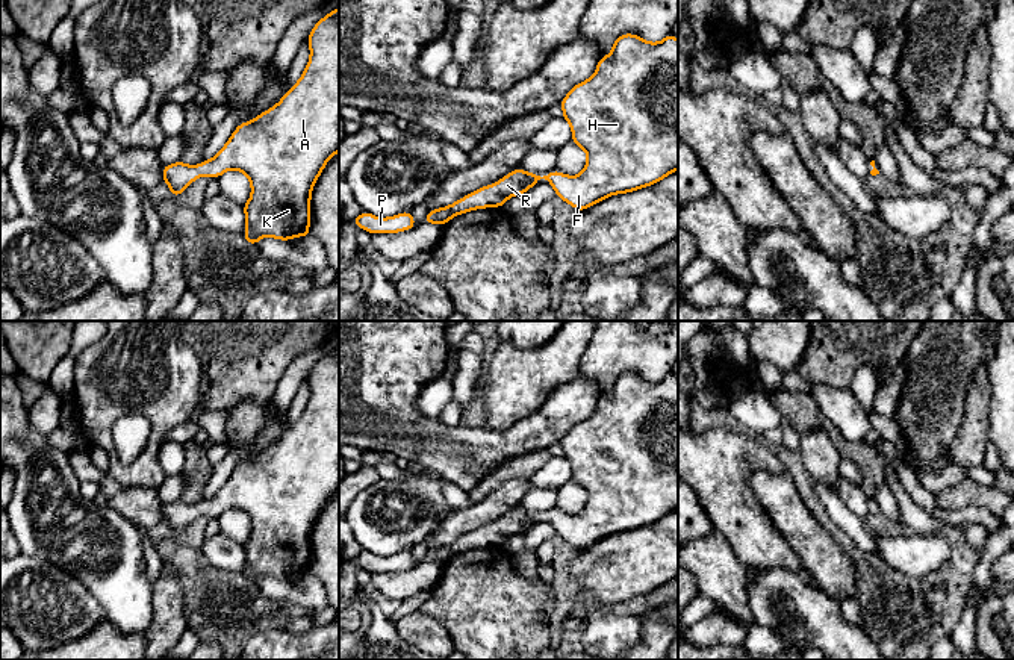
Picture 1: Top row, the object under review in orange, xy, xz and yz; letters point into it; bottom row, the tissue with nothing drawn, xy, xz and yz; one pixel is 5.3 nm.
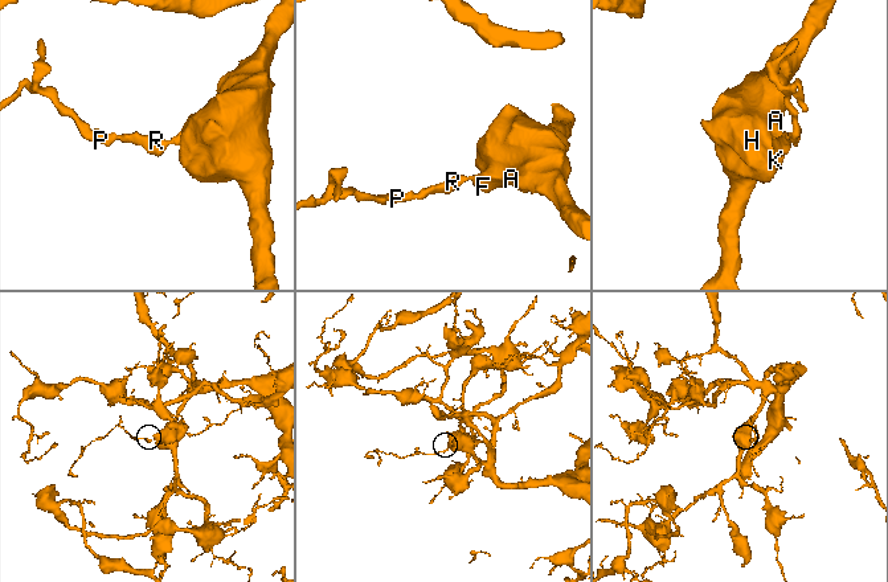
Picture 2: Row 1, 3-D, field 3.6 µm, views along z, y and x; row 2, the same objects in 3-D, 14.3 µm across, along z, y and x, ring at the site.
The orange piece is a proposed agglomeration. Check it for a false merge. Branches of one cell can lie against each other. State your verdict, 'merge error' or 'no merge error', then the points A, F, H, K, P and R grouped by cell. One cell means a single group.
no merge error; A F H K P R

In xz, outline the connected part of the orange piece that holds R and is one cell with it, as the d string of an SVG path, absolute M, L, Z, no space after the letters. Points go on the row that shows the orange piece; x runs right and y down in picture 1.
M624 33L614 39L611 53L599 58L595 74L575 85L560 106L572 129L572 142L587 153L587 163L578 176L552 171L540 177L516 168L451 206L428 210L424 223L443 226L469 210L502 207L505 200L525 194L540 179L552 185L558 198L581 212L613 194L648 188L678 170L678 39L669 33L660 42L648 42Z

